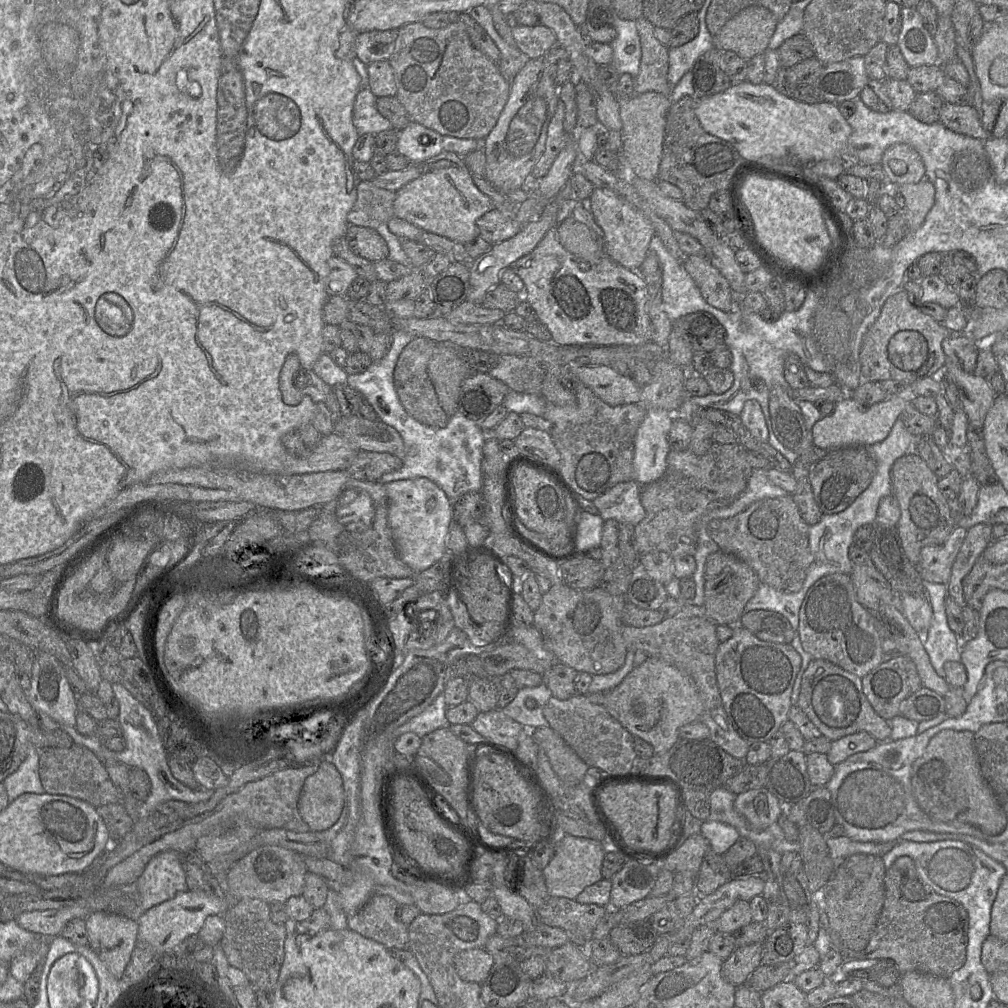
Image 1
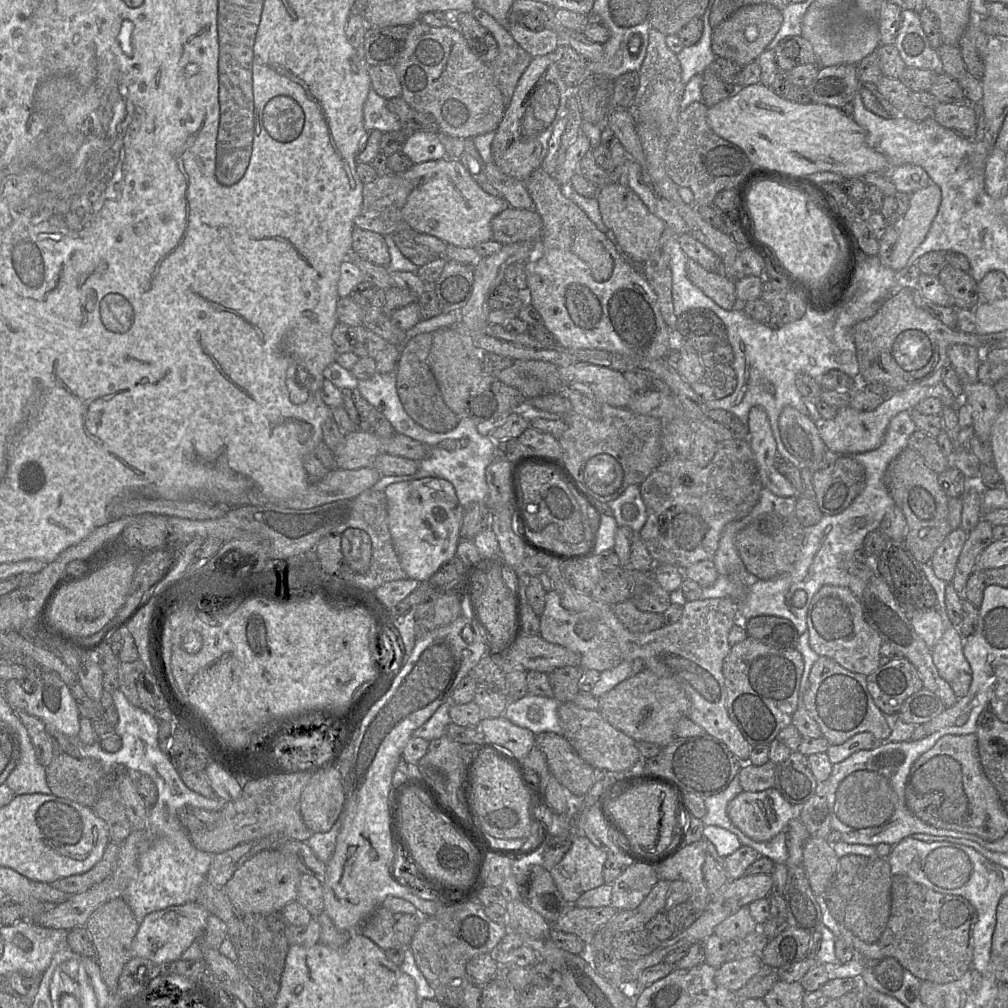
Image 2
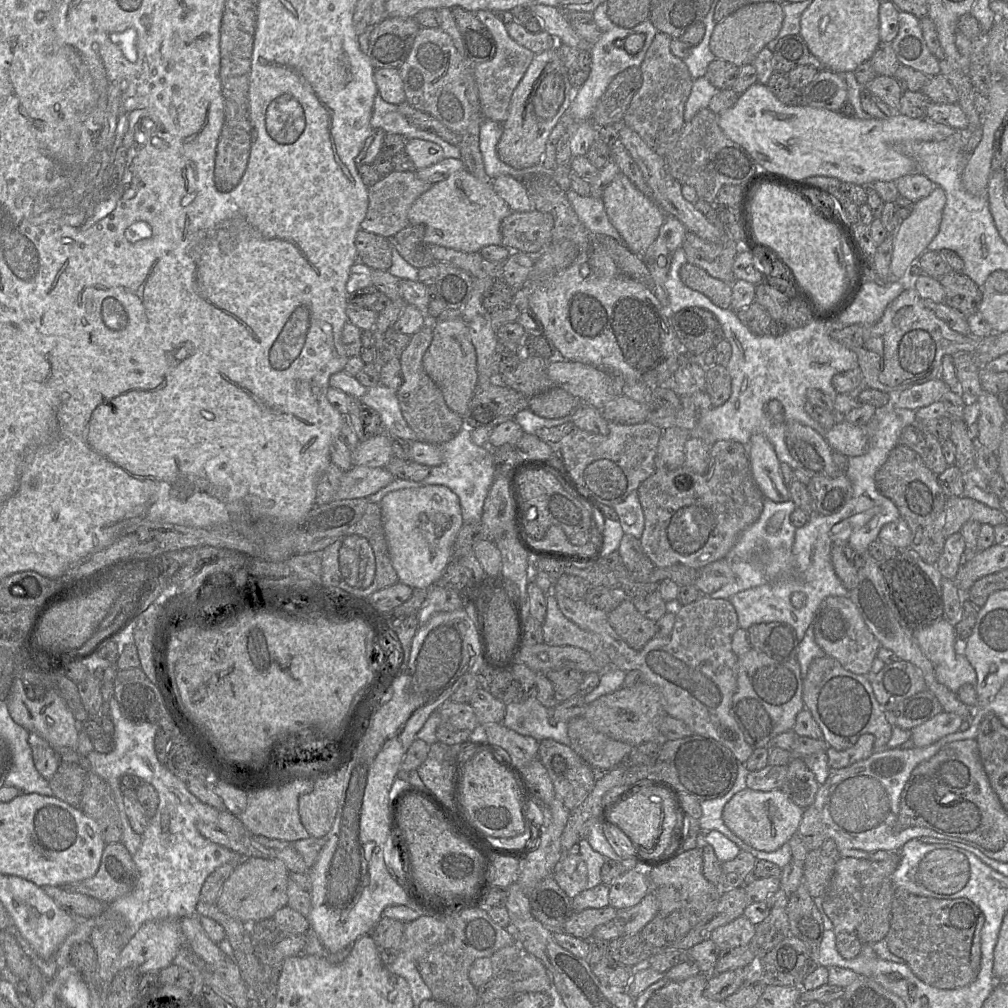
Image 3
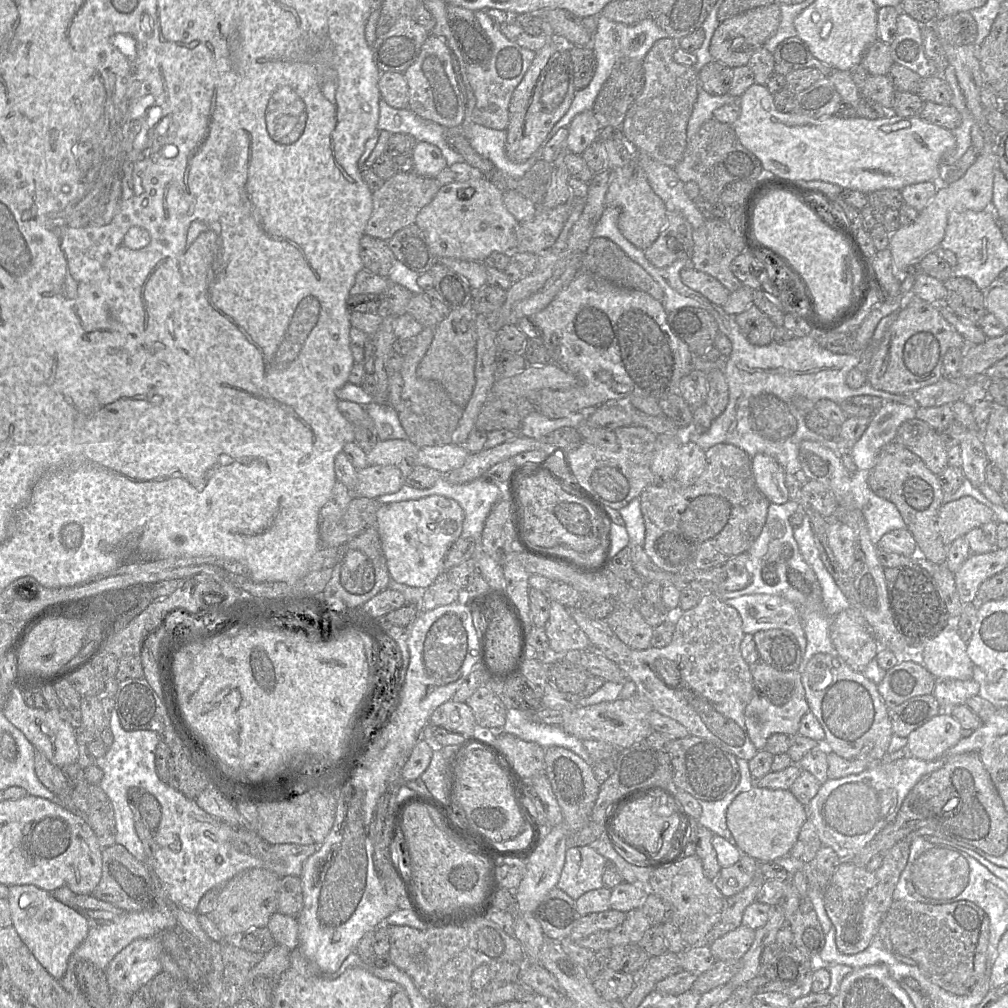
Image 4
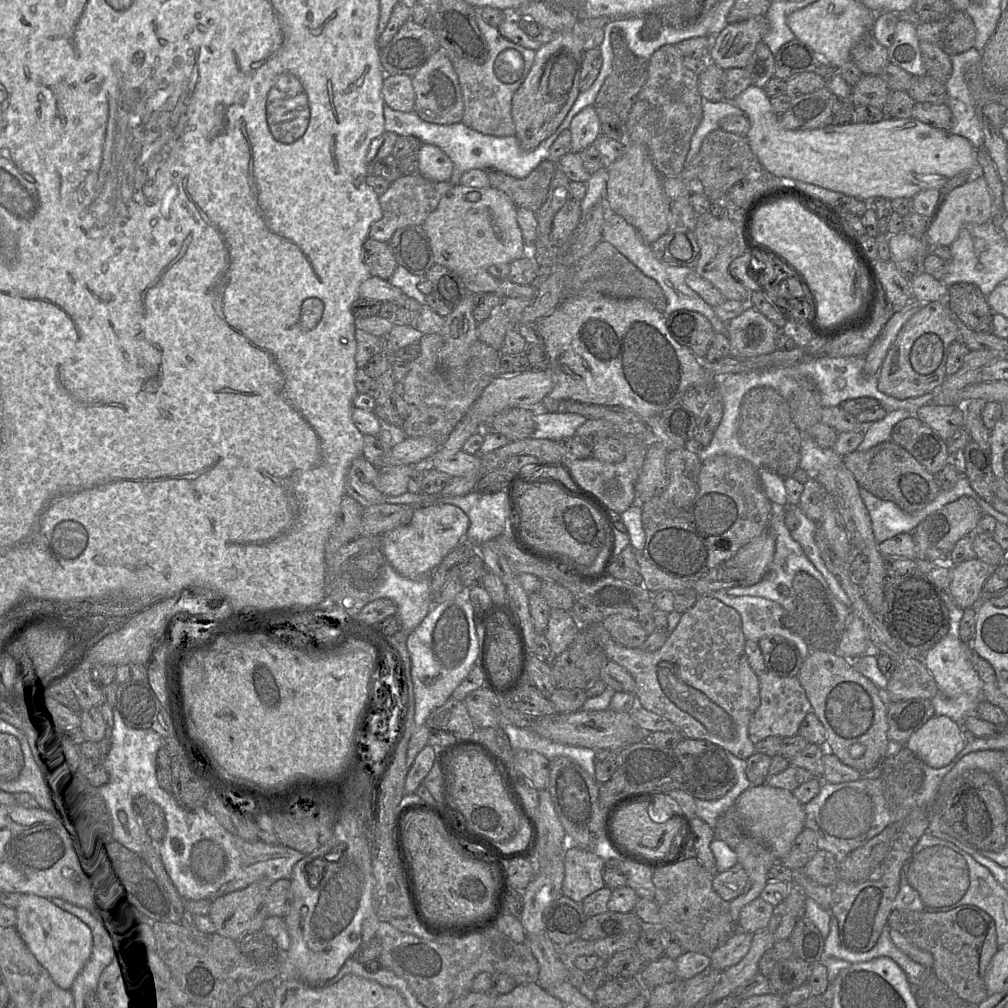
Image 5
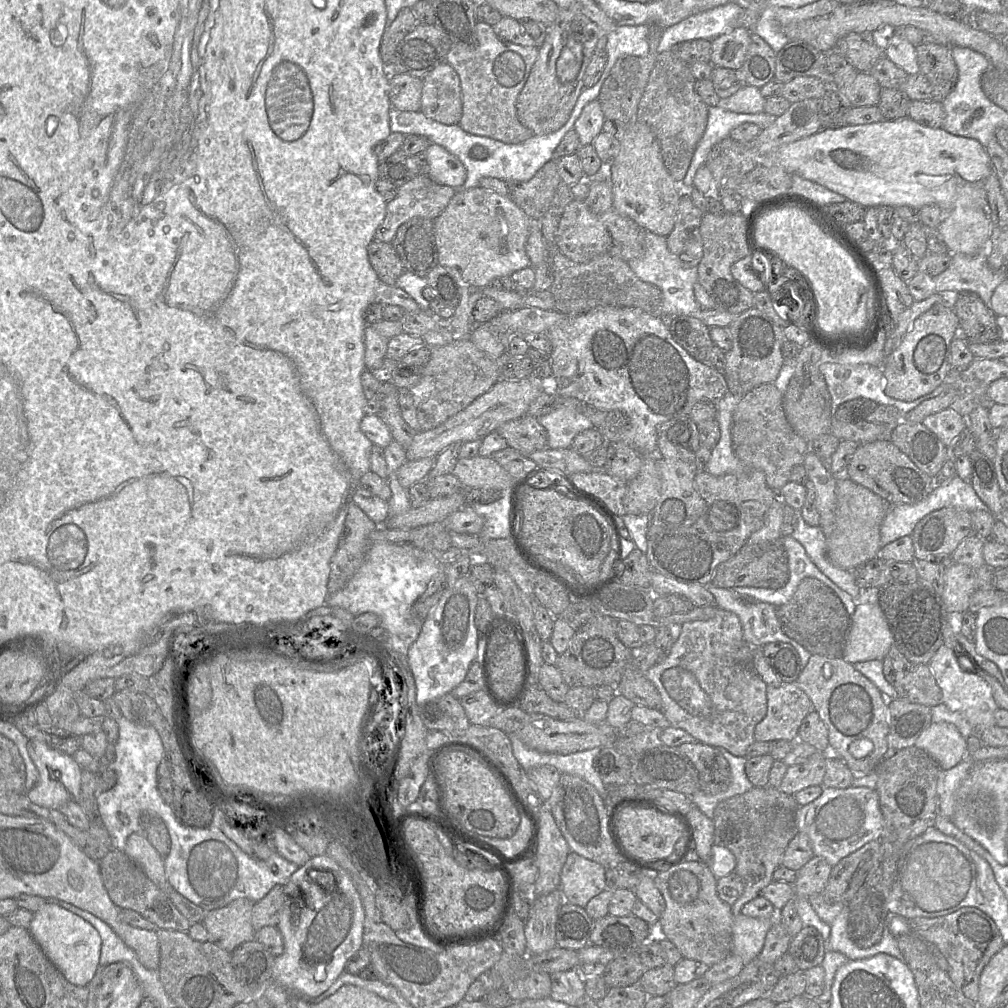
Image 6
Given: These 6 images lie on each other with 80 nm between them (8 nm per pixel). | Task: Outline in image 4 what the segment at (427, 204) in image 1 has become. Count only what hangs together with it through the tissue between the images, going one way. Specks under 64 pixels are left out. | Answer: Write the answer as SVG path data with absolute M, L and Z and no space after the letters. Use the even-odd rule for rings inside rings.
M486 177L441 186L415 221L434 257L484 262L493 252L516 251L519 222L506 208L503 195L504 191Z

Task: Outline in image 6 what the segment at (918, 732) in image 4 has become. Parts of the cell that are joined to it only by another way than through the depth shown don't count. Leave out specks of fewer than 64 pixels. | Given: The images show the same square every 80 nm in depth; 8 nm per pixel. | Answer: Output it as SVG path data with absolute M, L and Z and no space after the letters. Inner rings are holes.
M948 722L931 723L914 745L930 755L941 770L957 766L967 750L966 741L959 730Z

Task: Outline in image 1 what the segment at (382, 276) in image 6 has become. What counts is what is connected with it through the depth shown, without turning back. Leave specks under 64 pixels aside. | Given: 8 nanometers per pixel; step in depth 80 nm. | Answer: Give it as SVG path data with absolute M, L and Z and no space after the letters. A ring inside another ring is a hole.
M349 225L345 238L350 249L356 255L372 263L388 258L388 245L383 237L373 228Z

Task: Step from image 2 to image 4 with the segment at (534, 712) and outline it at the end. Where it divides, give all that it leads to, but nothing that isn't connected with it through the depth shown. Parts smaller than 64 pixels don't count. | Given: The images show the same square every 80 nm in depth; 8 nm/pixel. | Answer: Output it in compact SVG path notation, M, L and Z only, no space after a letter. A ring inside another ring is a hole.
M506 708L506 719L502 730L524 741L535 742L543 748L549 746L567 748L592 767L591 757L583 747L582 740L566 733L560 725L535 722L529 719L529 714L530 711Z

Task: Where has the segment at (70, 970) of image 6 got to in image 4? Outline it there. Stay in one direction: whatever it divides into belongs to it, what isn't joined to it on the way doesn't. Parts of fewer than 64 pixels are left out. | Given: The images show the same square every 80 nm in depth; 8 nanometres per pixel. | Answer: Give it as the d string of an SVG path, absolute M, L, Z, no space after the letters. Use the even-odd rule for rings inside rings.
M30 884L9 886L7 901L11 923L22 941L47 972L61 980L70 956L88 935L90 926L87 918L78 910L58 901L52 892Z

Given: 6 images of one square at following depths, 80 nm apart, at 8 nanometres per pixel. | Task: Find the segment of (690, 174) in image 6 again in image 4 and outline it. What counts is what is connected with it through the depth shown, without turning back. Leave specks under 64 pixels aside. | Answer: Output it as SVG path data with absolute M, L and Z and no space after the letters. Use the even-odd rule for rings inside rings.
M699 84L697 99L687 124L687 140L691 140L700 127L713 118L714 110L724 105L733 104L736 102L736 99L739 98L735 98L728 93L724 95L709 94Z

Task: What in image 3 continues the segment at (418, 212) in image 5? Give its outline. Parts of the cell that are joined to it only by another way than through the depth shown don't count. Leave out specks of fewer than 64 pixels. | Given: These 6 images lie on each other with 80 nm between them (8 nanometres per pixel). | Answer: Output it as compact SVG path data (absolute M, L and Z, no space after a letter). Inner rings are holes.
M392 171L382 177L375 185L368 188L368 209L365 219L361 222L361 229L387 239L393 237L409 225L409 209L416 199L429 190L432 185L419 179L414 171Z

